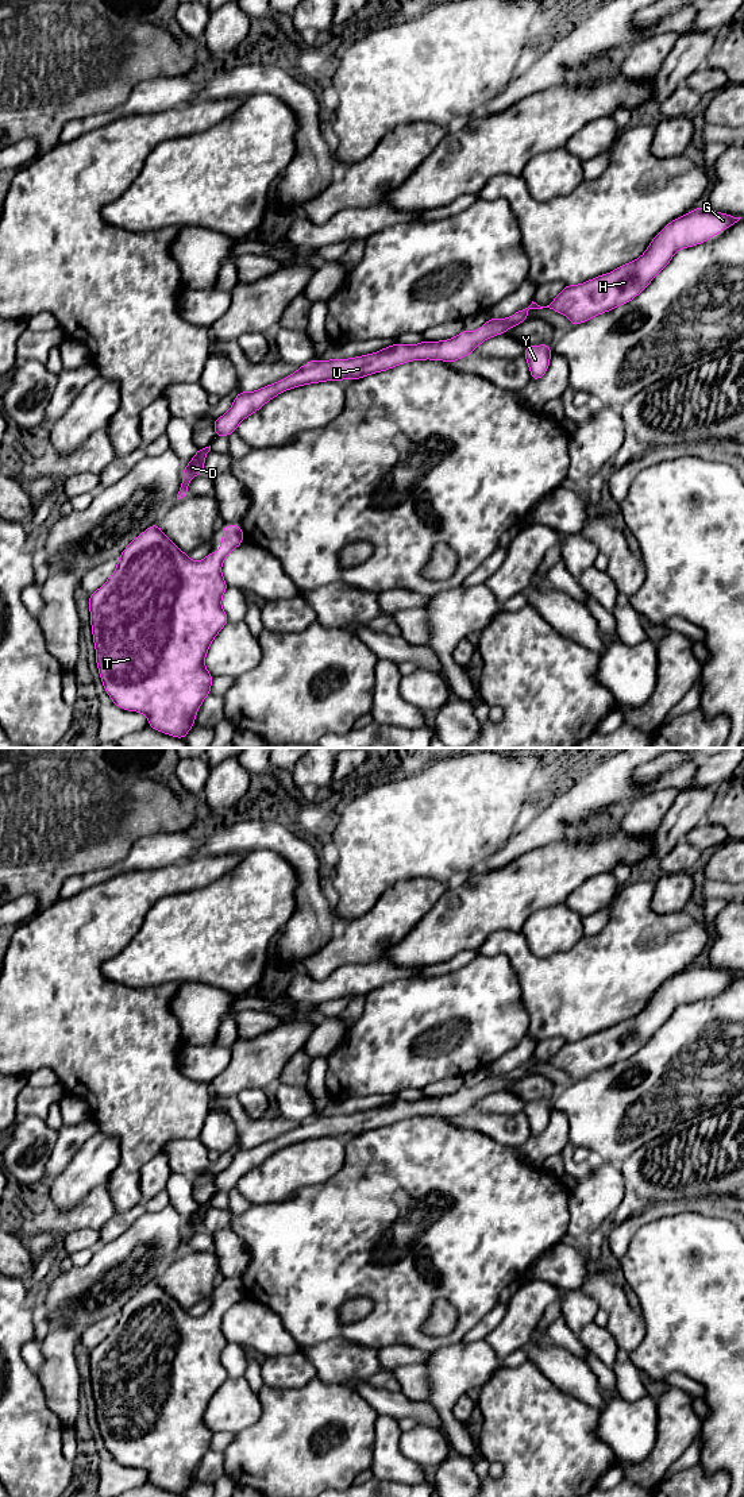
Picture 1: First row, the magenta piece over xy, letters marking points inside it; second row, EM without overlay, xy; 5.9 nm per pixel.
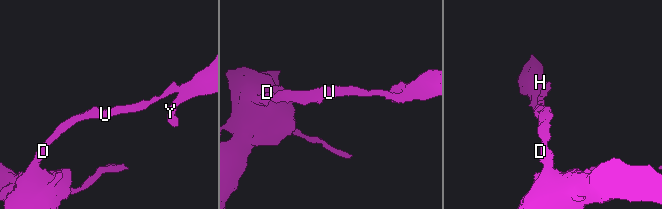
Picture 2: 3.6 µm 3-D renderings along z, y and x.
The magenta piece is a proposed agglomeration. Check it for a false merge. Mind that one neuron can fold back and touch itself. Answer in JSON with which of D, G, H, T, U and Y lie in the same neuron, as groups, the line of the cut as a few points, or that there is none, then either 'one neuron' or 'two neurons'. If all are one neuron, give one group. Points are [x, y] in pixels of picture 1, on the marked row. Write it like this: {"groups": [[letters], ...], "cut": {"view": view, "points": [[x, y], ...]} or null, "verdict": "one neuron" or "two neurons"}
{"groups": [["D", "G", "H", "T", "U", "Y"]], "cut": null, "verdict": "one neuron"}

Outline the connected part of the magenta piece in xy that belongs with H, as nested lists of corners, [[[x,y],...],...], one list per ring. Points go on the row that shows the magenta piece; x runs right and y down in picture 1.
[[[699,207],[668,223],[635,262],[625,263],[612,273],[598,275],[585,283],[567,285],[547,306],[532,301],[528,308],[508,319],[489,319],[474,332],[463,329],[448,340],[424,340],[413,346],[394,343],[374,354],[351,359],[313,359],[275,383],[251,393],[242,390],[228,412],[213,421],[216,437],[230,436],[246,417],[259,410],[280,393],[293,387],[346,378],[359,379],[412,360],[432,359],[452,363],[473,354],[486,339],[525,321],[529,309],[550,308],[567,316],[573,325],[585,323],[618,305],[631,302],[670,263],[676,251],[709,240],[740,219]]]

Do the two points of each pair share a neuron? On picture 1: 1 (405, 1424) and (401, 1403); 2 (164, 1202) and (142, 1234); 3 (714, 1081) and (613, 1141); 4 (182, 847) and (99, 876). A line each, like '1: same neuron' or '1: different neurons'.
1: different neurons
2: different neurons
3: same neuron
4: same neuron

